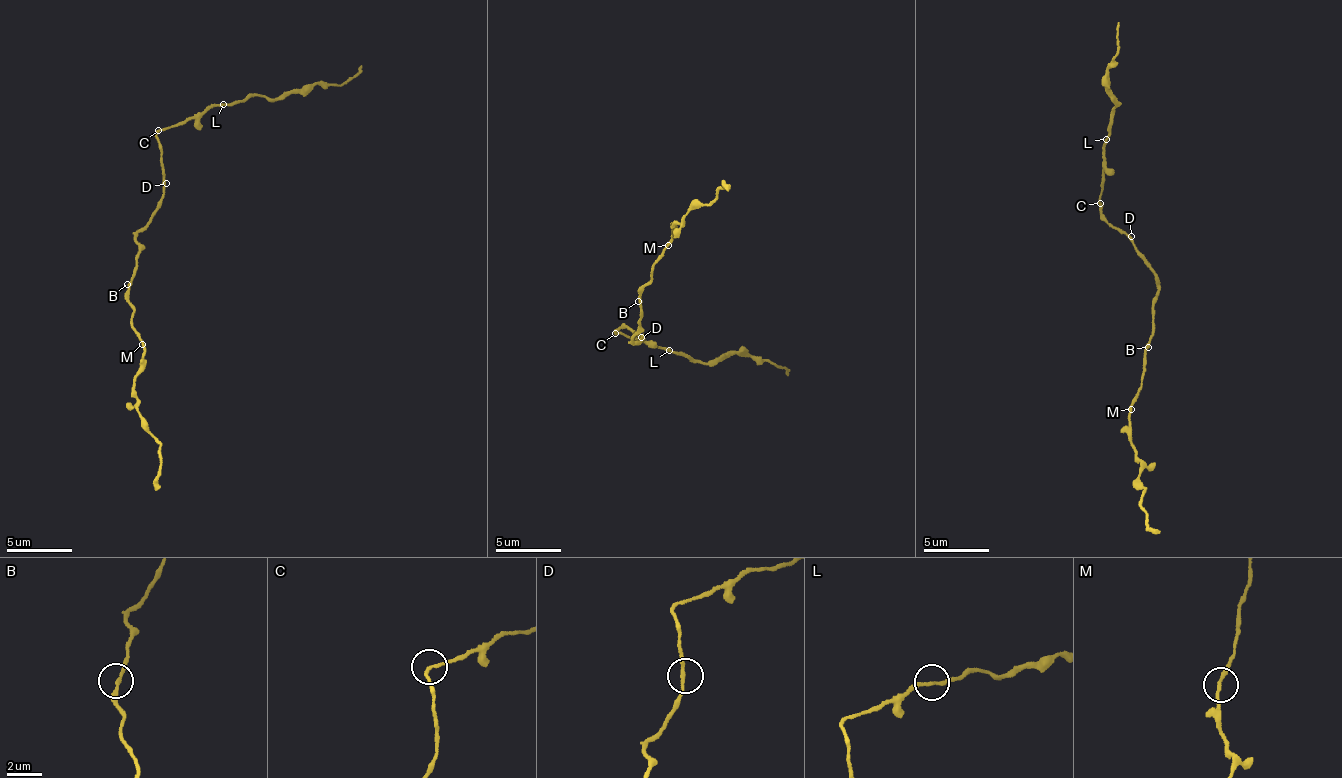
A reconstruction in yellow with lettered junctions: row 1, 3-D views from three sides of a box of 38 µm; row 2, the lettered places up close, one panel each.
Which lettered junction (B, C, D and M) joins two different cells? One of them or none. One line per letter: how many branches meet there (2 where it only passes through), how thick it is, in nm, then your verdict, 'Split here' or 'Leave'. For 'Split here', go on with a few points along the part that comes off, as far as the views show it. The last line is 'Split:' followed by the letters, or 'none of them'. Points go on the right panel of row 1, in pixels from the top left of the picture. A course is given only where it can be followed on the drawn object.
B: Branches: 2. Thickness 170 nm. Leave
C: Branches: 2. Thickness 170 nm. Split here. Course of the part to remove: (1099, 204), (1105, 170), (1103, 151), (1118, 98), (1106, 72), (1116, 57), (1119, 23)
D: Branches: 2. Thickness 170 nm. Leave
M: Branches: 2. Thickness 180 nm. Leave
Split: C

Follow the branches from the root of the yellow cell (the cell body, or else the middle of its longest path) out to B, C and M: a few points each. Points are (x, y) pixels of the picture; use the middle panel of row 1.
B: (638, 340), (631, 339), (641, 324), (639, 322), (644, 312), (638, 301)
C: (638, 340), (641, 335), (627, 327), (615, 332)
M: (638, 340), (631, 339), (641, 324), (639, 322), (644, 312), (639, 295), (668, 245)

